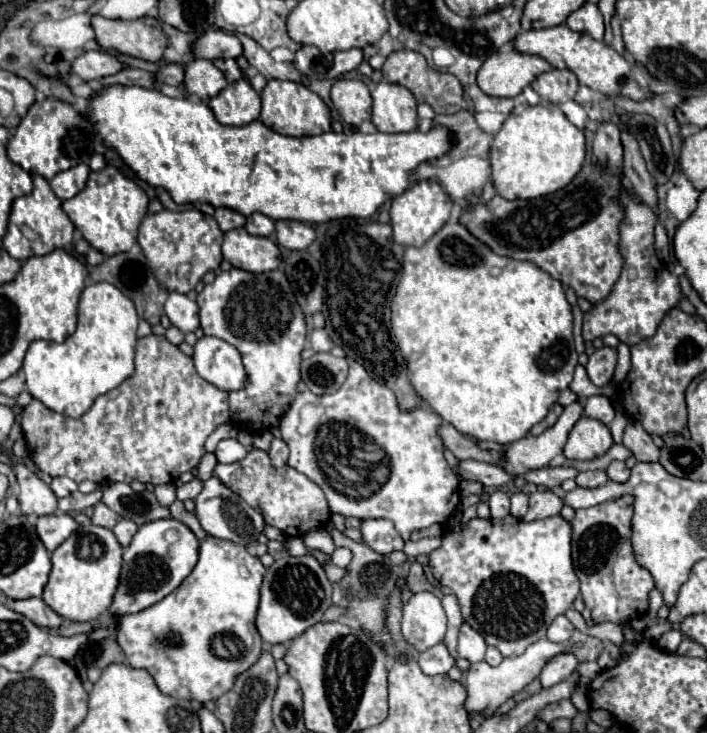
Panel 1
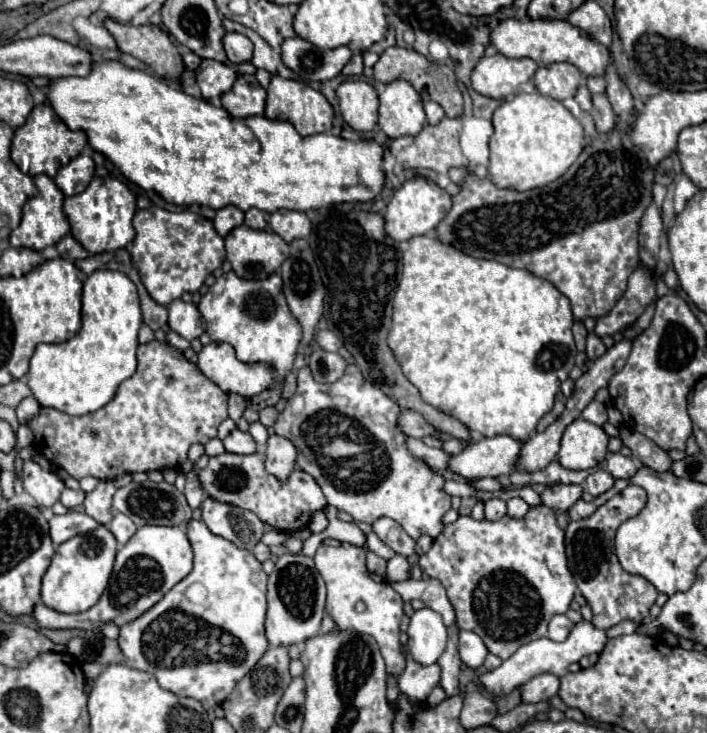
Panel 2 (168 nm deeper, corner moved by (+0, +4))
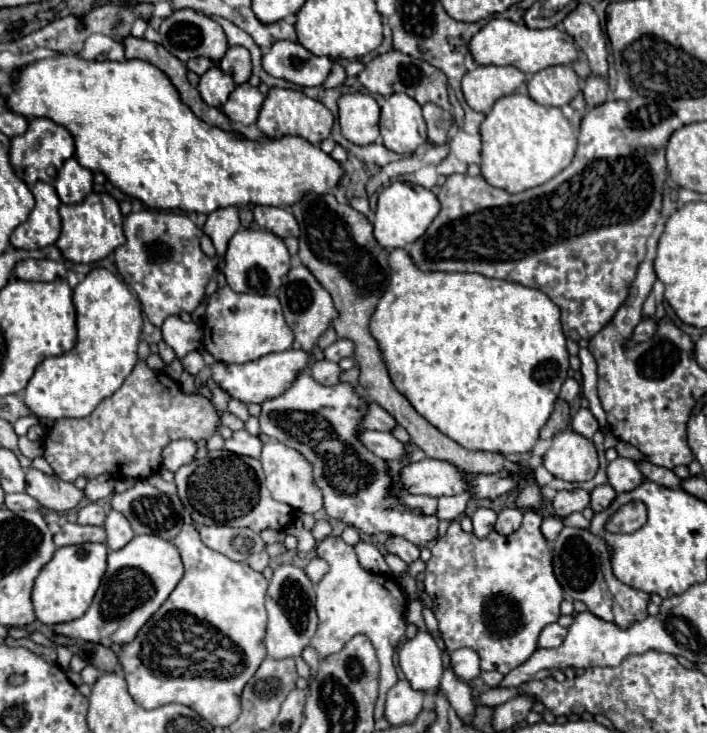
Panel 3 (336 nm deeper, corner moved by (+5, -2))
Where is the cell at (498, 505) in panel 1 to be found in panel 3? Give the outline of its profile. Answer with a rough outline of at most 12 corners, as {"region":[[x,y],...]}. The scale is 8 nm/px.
{"region":[[478,508],[472,516],[474,536],[484,538],[492,532],[496,512]]}

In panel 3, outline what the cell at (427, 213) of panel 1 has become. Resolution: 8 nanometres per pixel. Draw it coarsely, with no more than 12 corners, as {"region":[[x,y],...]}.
{"region":[[392,182],[378,196],[374,238],[406,248],[440,212],[416,184]]}

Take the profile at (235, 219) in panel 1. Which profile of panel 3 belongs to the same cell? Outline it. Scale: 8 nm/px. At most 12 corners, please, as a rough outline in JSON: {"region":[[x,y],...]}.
{"region":[[238,206],[208,214],[204,234],[210,236],[224,267],[228,240],[238,232]]}

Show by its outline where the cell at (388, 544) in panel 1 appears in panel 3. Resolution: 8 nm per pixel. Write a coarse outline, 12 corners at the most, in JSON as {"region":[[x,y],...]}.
{"region":[[394,536],[384,542],[390,554],[412,564],[420,558],[420,548]]}

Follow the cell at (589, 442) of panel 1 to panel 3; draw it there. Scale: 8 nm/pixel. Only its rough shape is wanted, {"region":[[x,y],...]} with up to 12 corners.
{"region":[[574,430],[552,438],[544,468],[566,482],[592,480],[596,448]]}

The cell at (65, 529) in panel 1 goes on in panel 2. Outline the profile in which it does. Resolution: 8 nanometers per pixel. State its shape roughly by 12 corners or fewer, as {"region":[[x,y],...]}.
{"region":[[67,512],[49,520],[55,546],[99,524],[87,514]]}

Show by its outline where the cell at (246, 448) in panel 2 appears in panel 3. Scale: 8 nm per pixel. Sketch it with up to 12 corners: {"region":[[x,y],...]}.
{"region":[[248,430],[234,432],[226,450],[260,458],[262,440]]}

